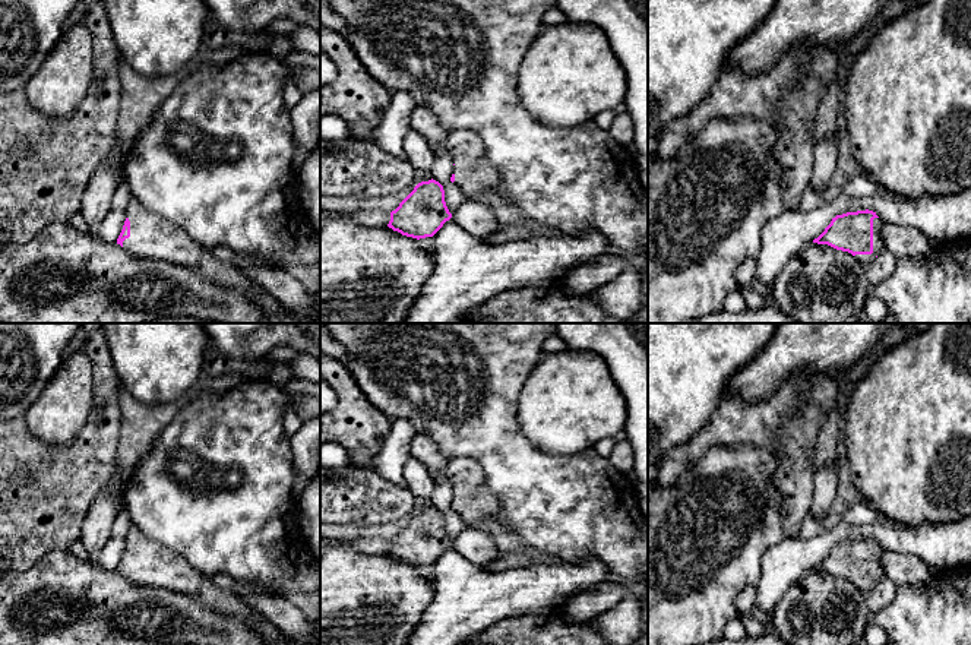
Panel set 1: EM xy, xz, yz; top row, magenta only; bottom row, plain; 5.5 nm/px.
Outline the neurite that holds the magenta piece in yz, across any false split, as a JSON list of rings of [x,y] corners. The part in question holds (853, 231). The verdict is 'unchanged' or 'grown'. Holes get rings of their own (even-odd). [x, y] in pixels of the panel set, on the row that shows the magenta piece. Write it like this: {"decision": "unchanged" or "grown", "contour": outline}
{"decision": "grown", "contour": [[[873,211],[847,212],[832,218],[813,243],[848,252],[867,266],[879,253],[885,252],[880,237],[882,227],[883,222]]]}

